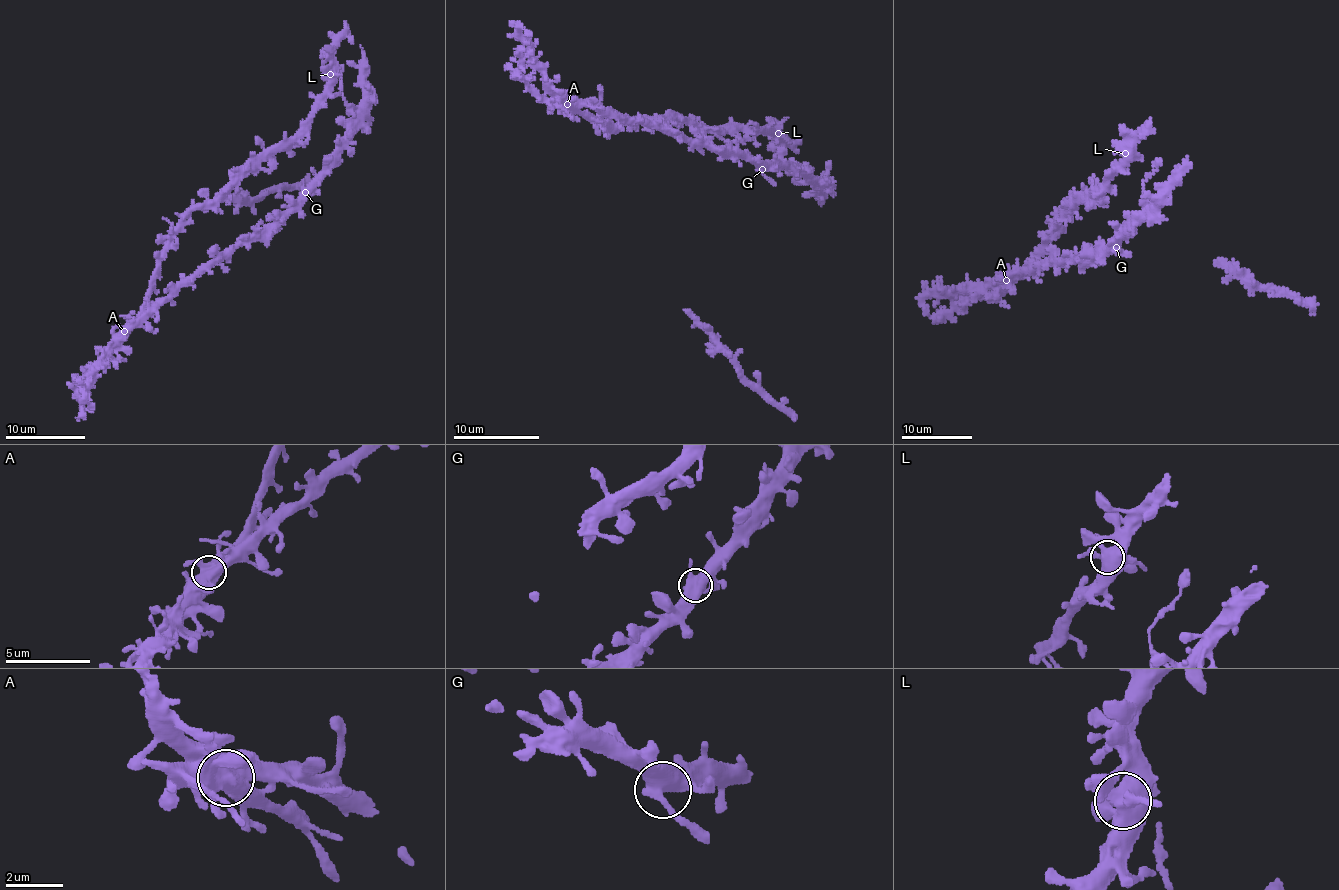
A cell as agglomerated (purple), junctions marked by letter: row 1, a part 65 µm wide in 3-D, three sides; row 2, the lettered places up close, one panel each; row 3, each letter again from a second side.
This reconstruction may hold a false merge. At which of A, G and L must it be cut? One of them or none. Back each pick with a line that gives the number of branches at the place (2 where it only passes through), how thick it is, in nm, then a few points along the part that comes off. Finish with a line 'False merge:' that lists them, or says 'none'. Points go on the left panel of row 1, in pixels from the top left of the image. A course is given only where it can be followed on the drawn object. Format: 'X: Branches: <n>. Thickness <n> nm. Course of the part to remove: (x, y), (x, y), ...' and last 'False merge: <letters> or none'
False merge: none

